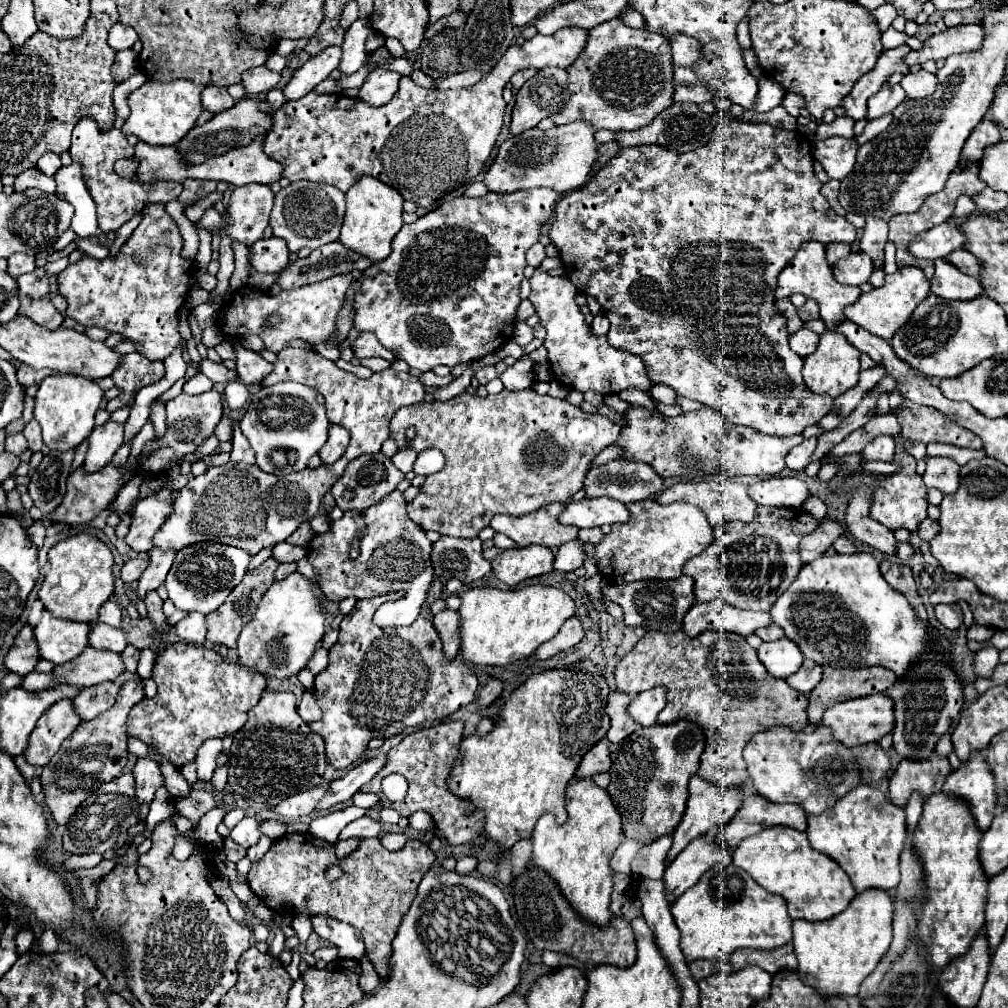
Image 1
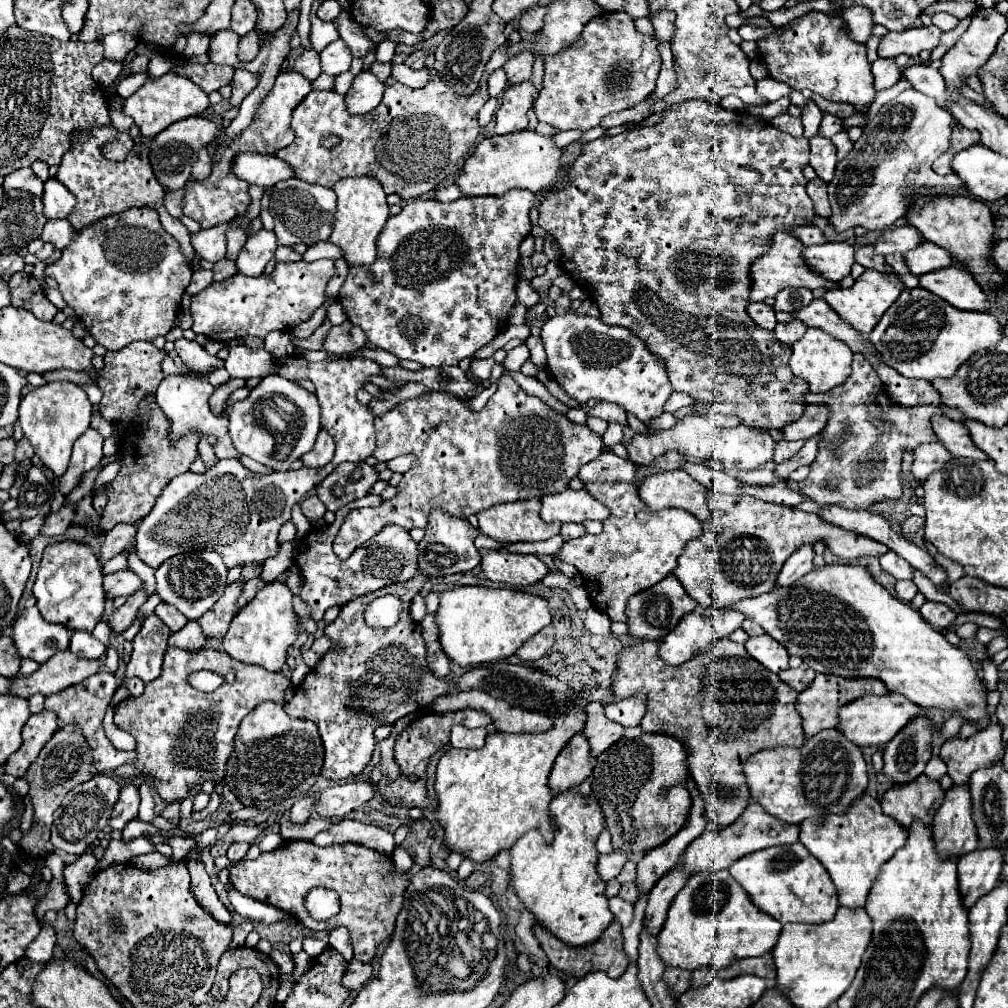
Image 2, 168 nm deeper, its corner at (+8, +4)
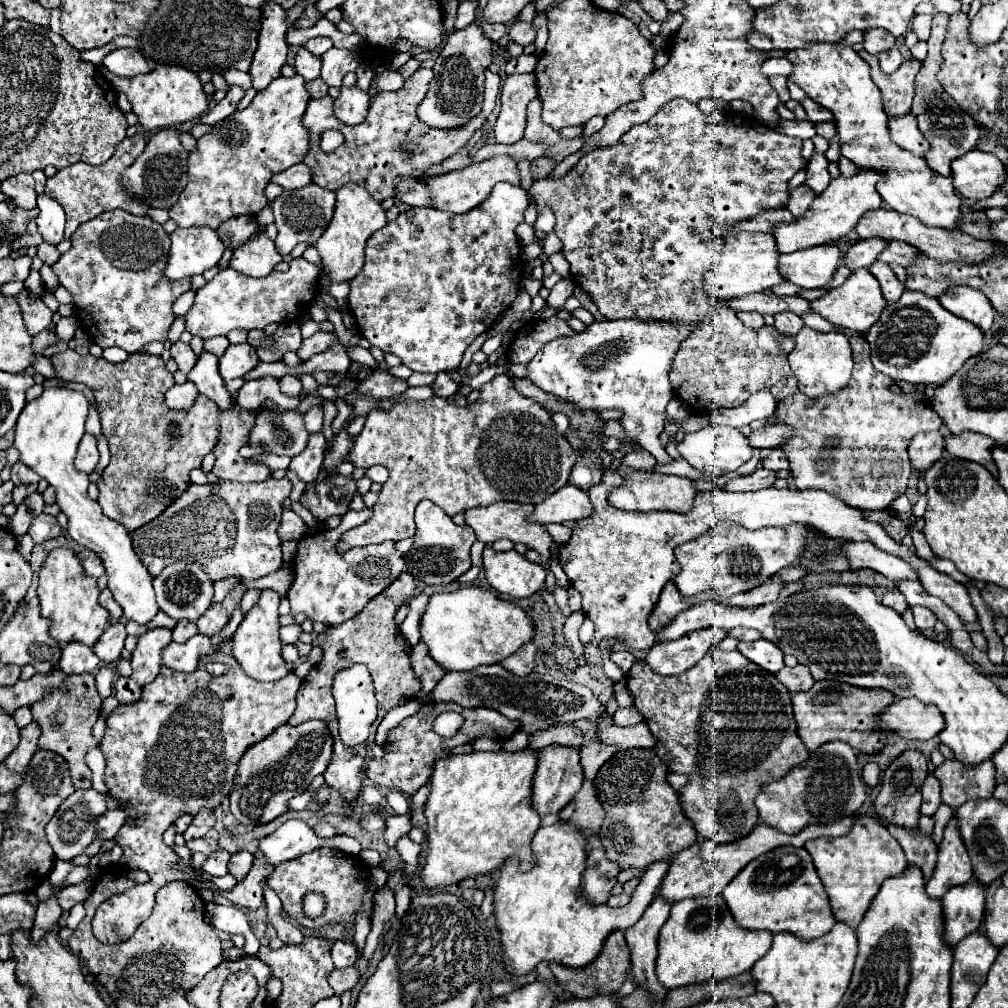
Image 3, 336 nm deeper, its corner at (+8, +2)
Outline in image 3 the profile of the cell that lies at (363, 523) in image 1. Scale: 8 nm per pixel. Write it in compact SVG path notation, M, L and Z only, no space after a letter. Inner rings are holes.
M369 507L361 511L347 511L337 529L319 531L299 541L299 549L293 559L295 579L287 593L293 615L305 613L311 621L323 621L325 625L339 625L357 615L369 603L369 599L385 591L407 569L405 555L395 549L395 541L385 541L383 545L369 545L361 549L349 549L345 555L339 555L335 551L341 533L349 531L351 527L357 527L371 515L373 513Z

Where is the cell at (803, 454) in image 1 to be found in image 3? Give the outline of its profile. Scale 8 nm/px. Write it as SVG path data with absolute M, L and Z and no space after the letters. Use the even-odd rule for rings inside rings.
M773 449L773 451L763 459L763 467L765 467L765 469L773 469L773 471L789 469L789 459L785 457L785 453L783 453L781 449Z

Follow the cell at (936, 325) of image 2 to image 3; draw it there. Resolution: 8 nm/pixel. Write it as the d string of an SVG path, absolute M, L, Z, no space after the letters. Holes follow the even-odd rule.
M905 291L899 301L887 305L865 339L871 347L875 369L893 379L927 385L945 383L969 357L979 355L985 345L985 333L979 327L961 317L951 317L937 299L915 291Z

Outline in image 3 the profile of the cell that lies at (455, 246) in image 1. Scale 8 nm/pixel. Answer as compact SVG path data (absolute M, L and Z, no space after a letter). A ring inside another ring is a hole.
M499 183L495 185L495 189L491 191L491 197L487 197L487 201L483 201L481 205L477 205L475 209L467 211L467 213L449 213L449 211L439 211L433 207L411 207L407 211L403 211L395 221L387 223L383 229L375 231L369 241L367 241L367 249L365 249L365 267L363 271L349 281L351 291L349 291L349 309L357 321L359 333L375 347L379 347L383 353L393 353L397 355L403 365L407 365L413 371L431 371L431 373L441 373L441 371L449 371L449 369L457 369L461 363L461 357L465 353L465 349L475 341L475 337L479 337L481 333L485 333L489 327L495 325L495 321L511 307L511 303L515 301L515 297L519 295L519 281L523 275L523 263L521 261L521 247L519 241L515 237L515 229L519 223L523 223L523 213L529 205L527 193L521 187L515 185L507 185L507 183Z

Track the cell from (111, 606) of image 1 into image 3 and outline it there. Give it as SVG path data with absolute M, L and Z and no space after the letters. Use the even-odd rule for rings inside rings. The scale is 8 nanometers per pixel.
M105 665L105 667L101 667L99 671L97 671L97 689L99 689L99 695L105 699L105 697L109 697L111 693L113 693L113 683L115 683L115 679L117 679L117 671L115 671L115 667L109 667L109 665Z

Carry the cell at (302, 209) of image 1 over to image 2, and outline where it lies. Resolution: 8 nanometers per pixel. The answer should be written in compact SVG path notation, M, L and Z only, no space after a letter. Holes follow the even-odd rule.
M293 177L277 183L271 189L269 213L275 219L275 235L279 245L289 247L295 243L313 245L317 241L327 241L327 237L331 235L333 215L335 215L335 191L321 185L309 185Z

